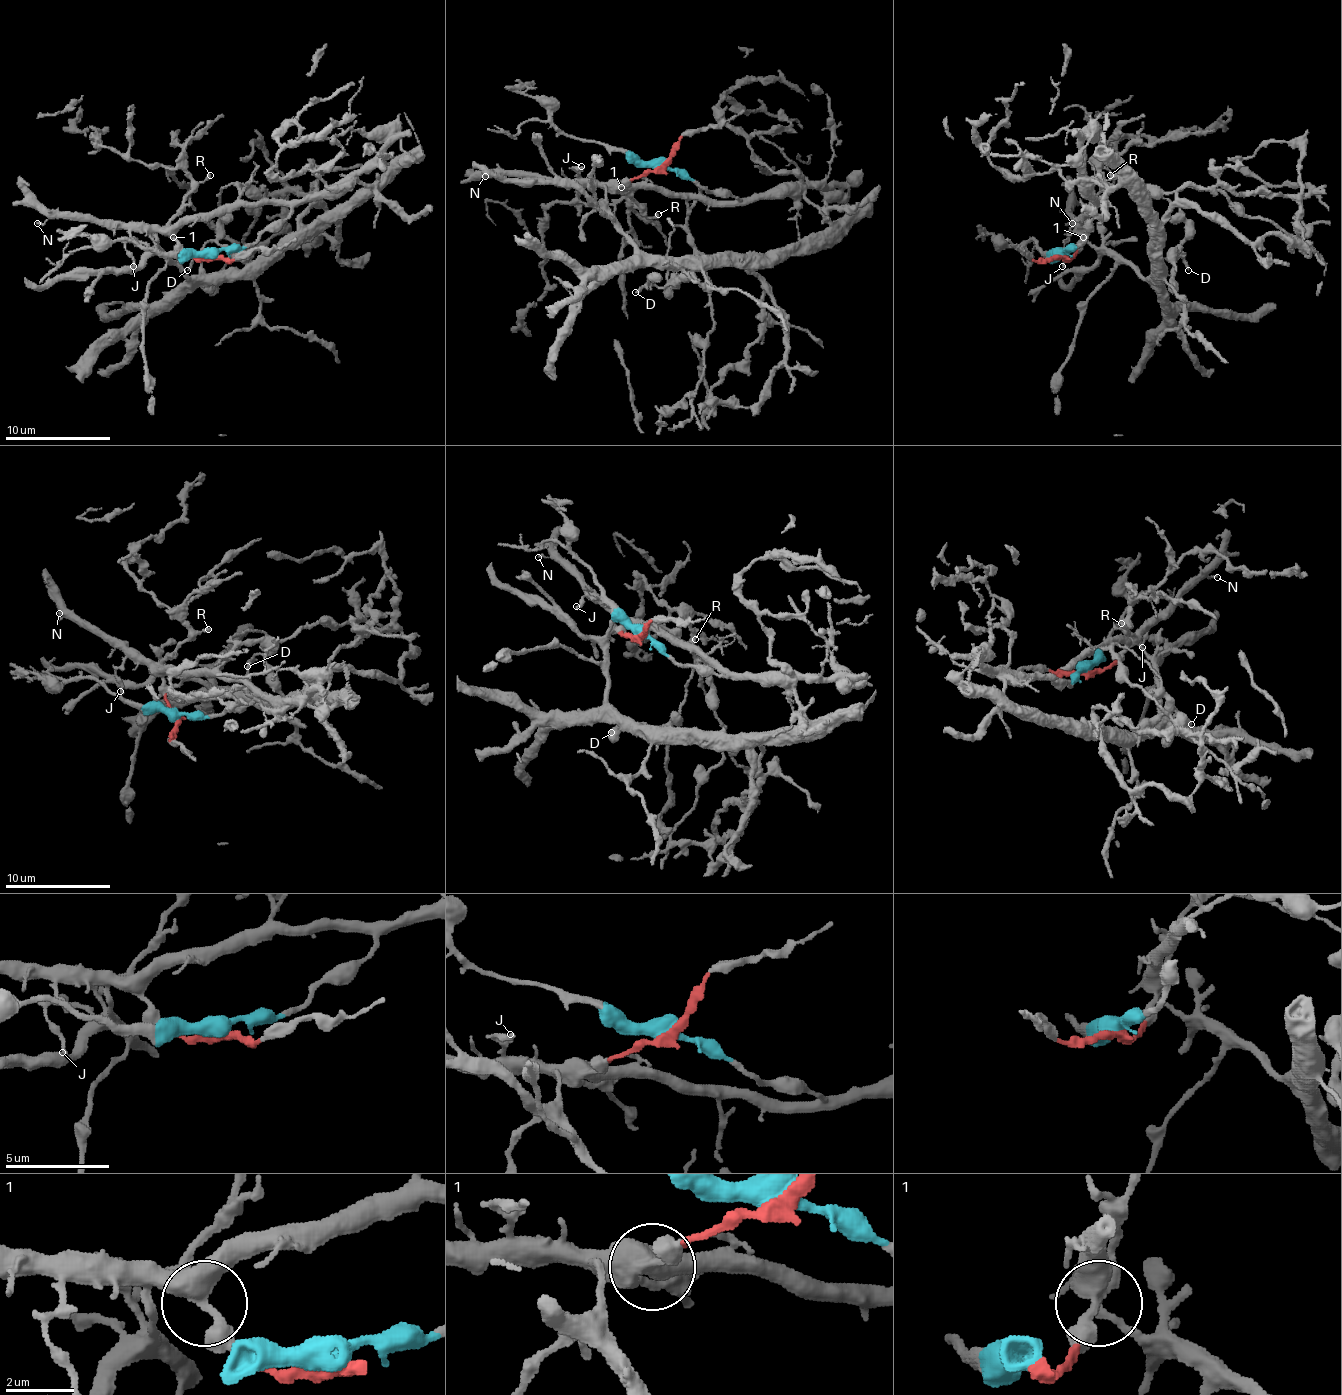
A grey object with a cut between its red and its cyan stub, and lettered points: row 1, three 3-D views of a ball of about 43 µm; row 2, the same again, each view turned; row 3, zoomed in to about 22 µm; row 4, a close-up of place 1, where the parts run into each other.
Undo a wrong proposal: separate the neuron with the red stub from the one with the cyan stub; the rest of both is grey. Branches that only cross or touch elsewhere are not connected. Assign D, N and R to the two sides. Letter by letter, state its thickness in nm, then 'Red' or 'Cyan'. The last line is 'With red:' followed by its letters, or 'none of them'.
D: Thickness 190 nm. Cyan
N: Thickness 140 nm. Cyan
R: Thickness 220 nm. Red
With red: R

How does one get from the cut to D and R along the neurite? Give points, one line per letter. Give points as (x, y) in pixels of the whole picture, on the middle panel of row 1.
D: (661, 166), (738, 200), (690, 198), (687, 221), (672, 235), (669, 282), (635, 293)
R: (661, 166), (640, 174), (616, 192), (627, 192), (648, 216), (658, 213)

